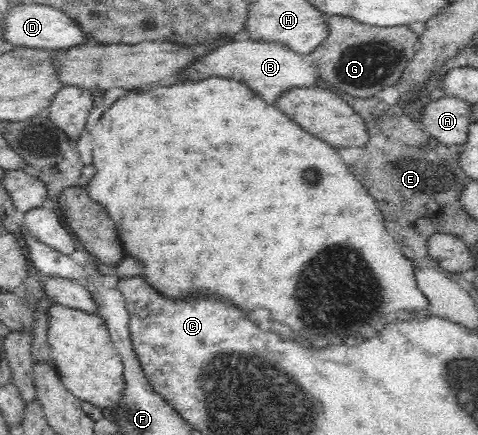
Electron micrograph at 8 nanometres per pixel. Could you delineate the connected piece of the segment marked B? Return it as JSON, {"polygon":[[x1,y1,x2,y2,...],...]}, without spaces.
{"polygon":[[238,37,214,47,208,53,200,55,198,59,192,59,192,63,186,69,178,71,172,79,168,79,164,83,197,82,213,77,234,79,246,84,266,103,274,104,274,101,290,87,316,85,319,75,309,57,300,55,278,42,252,41]]}

